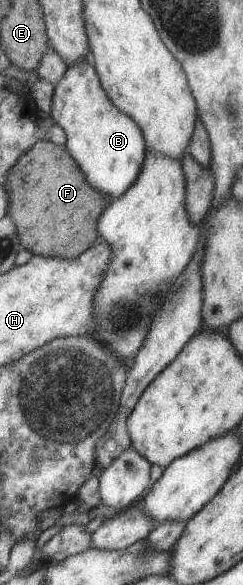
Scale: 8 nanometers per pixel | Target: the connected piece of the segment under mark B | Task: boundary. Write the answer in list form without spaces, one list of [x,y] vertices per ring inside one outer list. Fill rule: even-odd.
[[[81,58],[66,66],[65,73],[54,83],[52,90],[52,105],[49,115],[66,135],[64,146],[69,155],[80,167],[85,179],[96,190],[106,193],[113,198],[121,195],[122,191],[133,183],[135,176],[141,169],[146,154],[146,145],[139,126],[125,112],[119,111],[108,99],[108,95],[101,87],[99,78],[89,58]]]

